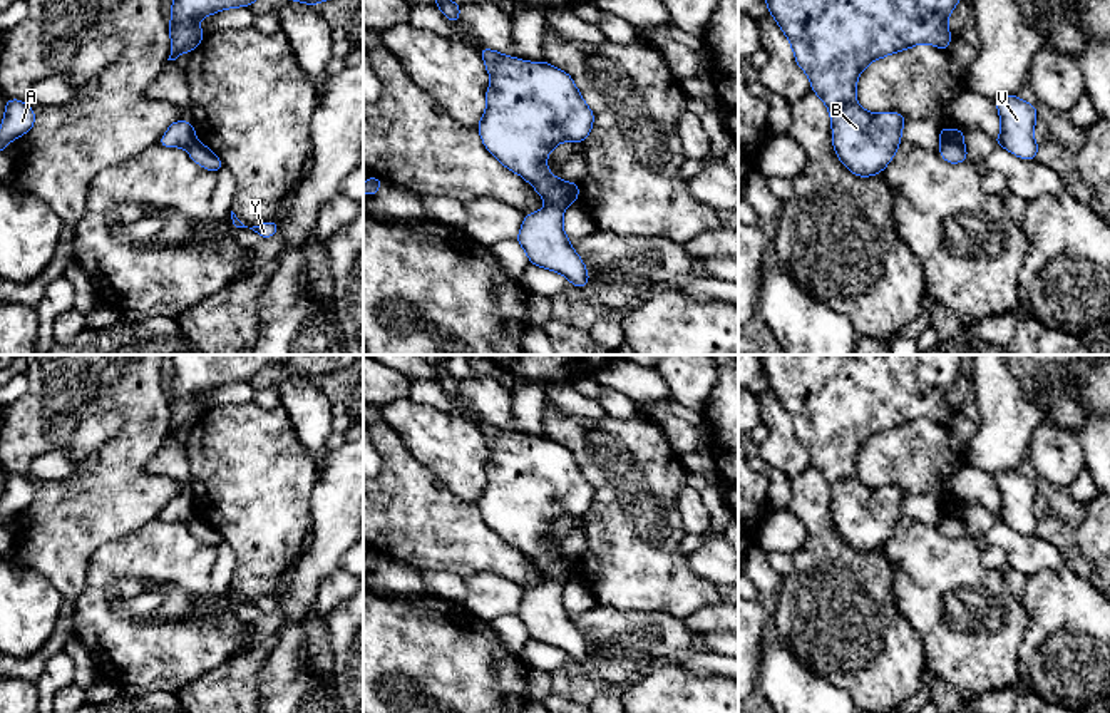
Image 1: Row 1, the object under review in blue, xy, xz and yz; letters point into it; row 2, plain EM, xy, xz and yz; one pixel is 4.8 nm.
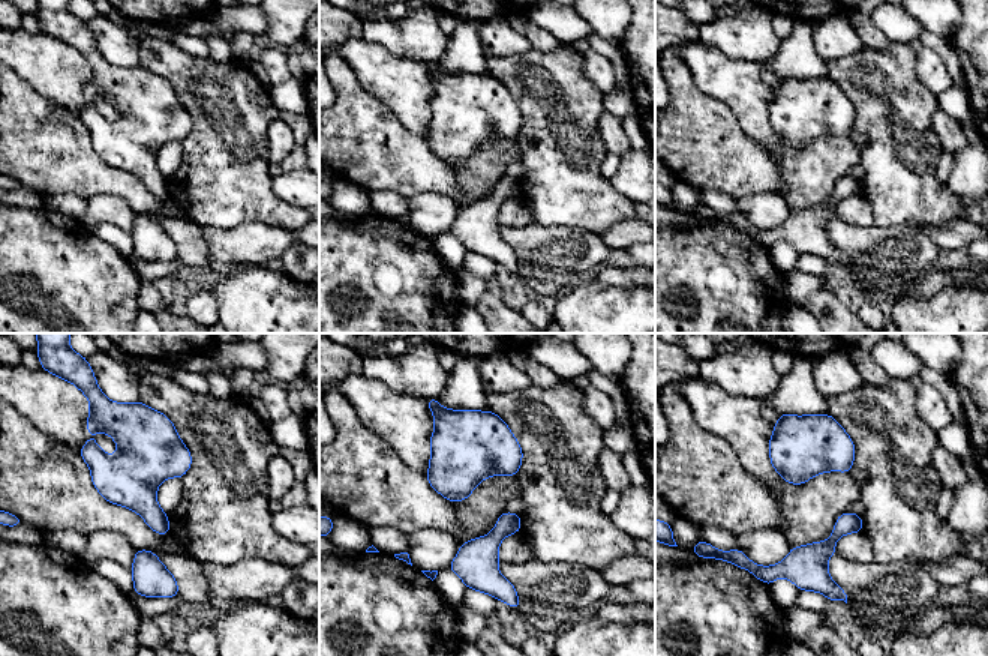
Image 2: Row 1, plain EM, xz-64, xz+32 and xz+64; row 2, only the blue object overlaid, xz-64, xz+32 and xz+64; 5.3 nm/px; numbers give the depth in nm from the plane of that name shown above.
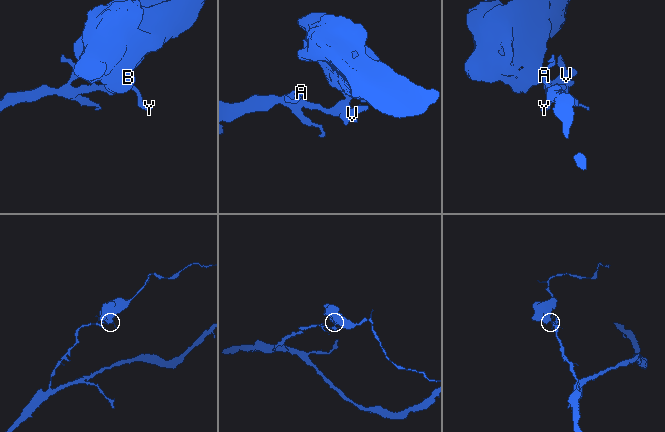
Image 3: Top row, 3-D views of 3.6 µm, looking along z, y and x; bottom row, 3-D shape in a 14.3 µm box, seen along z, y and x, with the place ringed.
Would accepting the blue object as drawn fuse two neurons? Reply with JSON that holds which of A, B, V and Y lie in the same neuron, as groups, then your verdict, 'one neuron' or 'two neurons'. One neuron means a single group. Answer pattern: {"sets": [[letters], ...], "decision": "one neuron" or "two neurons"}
{"sets": [["A", "V", "Y"], ["B"]], "decision": "two neurons"}

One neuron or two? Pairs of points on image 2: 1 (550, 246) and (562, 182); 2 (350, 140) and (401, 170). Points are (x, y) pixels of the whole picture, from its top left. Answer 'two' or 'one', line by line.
1: two
2: one

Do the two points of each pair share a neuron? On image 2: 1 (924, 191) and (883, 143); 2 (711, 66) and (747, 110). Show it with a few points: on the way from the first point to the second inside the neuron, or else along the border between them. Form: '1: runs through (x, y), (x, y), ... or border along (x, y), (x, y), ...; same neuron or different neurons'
1: runs through (912, 179), (900, 167), (894, 155); same neuron
2: runs through (721, 77), (744, 99); same neuron

